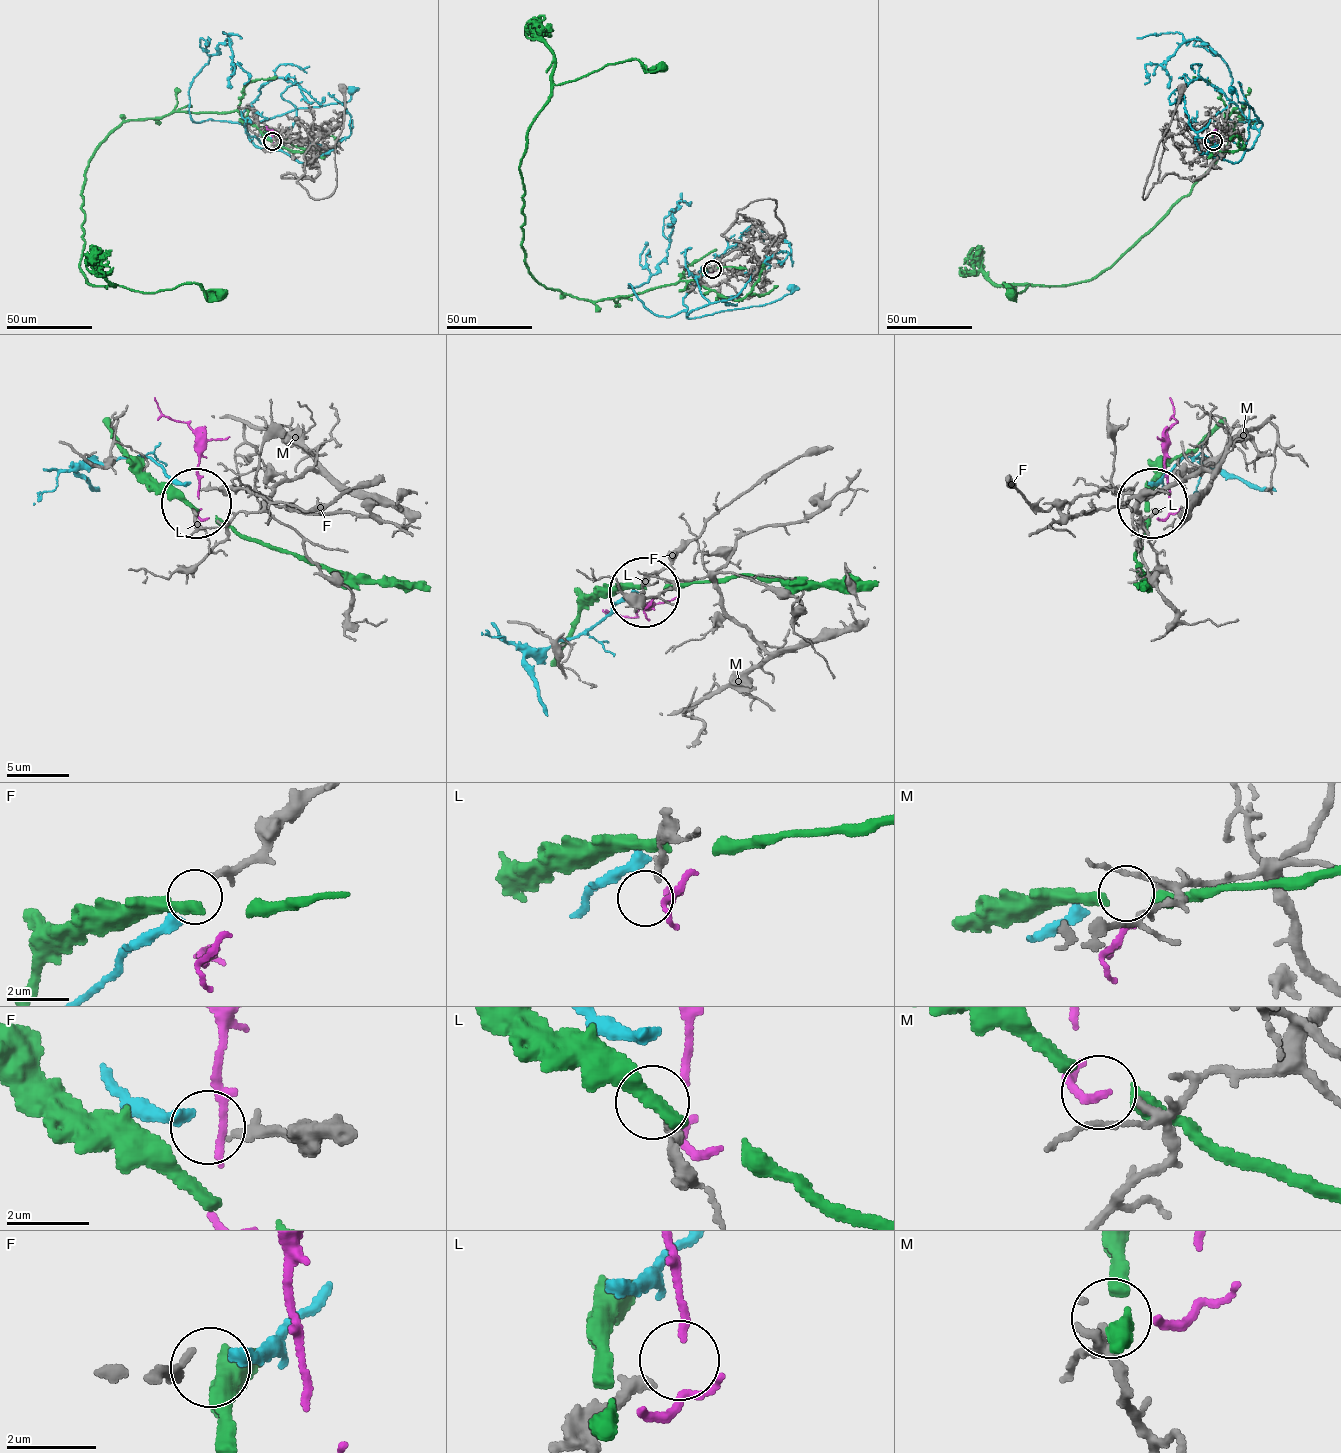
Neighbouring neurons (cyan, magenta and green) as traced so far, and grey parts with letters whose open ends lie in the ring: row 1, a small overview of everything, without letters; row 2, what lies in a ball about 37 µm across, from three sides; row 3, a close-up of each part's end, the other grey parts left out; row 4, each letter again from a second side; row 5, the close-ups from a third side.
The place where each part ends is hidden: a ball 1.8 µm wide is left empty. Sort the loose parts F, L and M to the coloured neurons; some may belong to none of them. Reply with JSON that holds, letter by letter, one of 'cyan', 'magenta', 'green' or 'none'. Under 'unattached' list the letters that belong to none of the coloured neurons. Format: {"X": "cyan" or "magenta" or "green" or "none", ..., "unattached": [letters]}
{"F": "cyan", "L": "none", "M": "magenta", "unattached": ["L"]}

